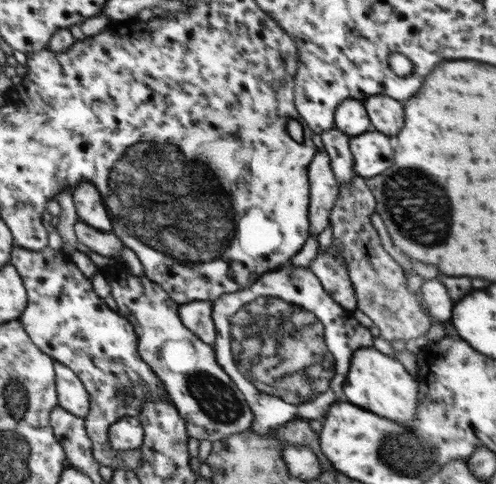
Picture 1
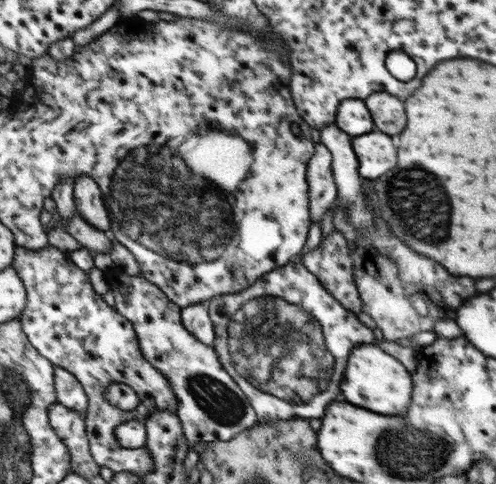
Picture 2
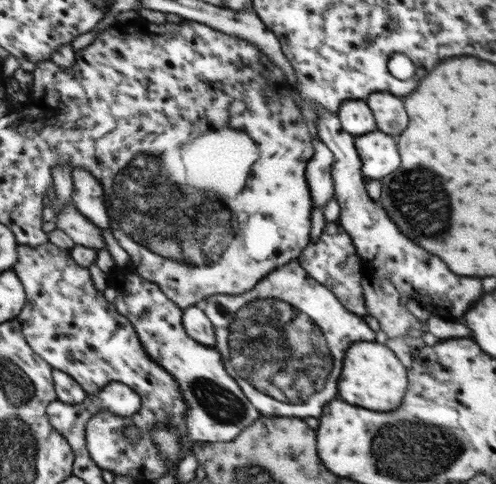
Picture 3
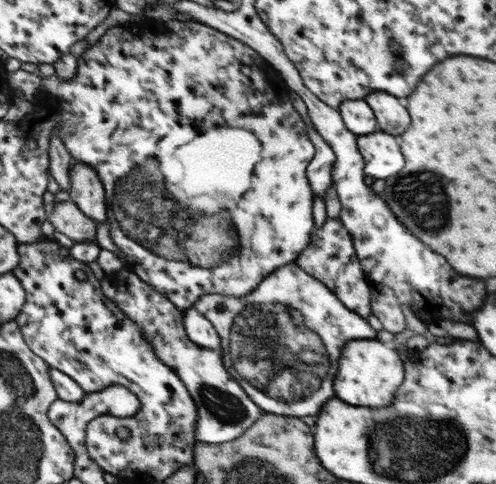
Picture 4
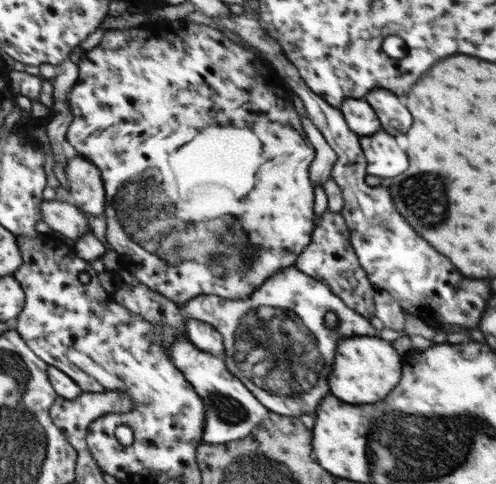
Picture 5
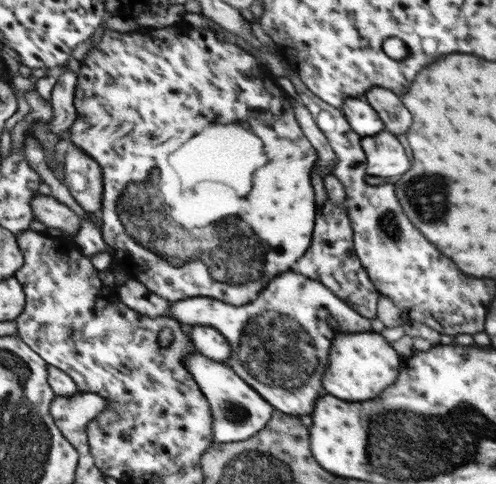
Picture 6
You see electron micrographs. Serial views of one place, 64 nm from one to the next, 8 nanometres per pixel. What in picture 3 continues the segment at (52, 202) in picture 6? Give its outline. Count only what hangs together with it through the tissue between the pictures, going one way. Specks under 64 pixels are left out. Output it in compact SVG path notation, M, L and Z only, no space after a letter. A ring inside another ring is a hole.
M65 206L57 214L57 228L63 230L75 246L85 246L93 250L107 250L101 228L95 226L89 218L85 218L75 206Z

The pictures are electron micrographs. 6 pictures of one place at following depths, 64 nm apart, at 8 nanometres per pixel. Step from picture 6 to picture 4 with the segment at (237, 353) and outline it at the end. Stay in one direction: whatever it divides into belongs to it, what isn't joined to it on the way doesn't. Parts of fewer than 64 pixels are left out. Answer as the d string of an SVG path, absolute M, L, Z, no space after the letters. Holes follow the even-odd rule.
M295 262L269 274L269 278L265 278L265 282L261 282L261 286L245 298L207 294L205 298L199 298L193 308L197 308L197 312L203 314L217 330L219 354L225 372L263 414L295 418L315 416L323 402L333 398L331 382L345 344L351 340L377 338L377 332L371 330L365 318L347 310L321 282L307 276ZM243 306L251 308L247 318L241 318ZM311 348L315 348L317 354L313 352L313 364L305 364L299 358L305 358L305 350ZM333 362L335 370L329 370L329 364L333 366ZM299 382L303 396L307 396L303 400L299 400Z

